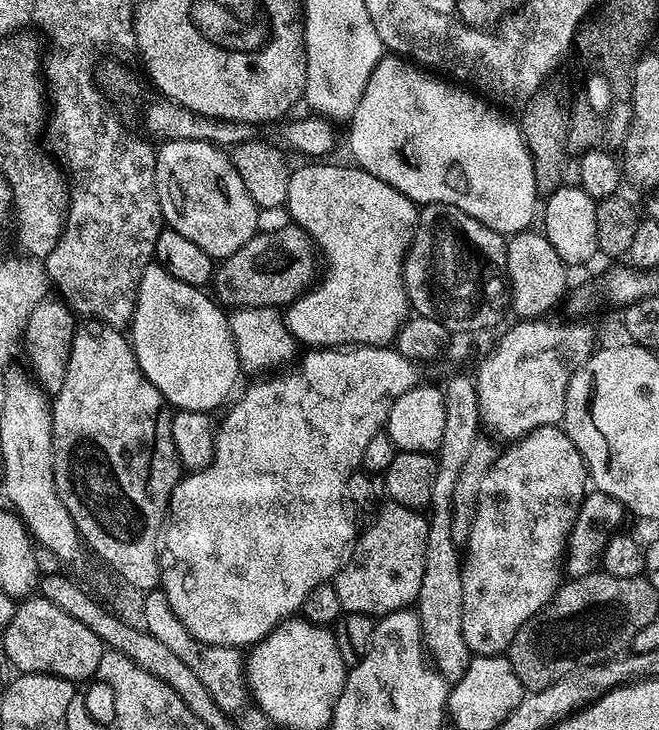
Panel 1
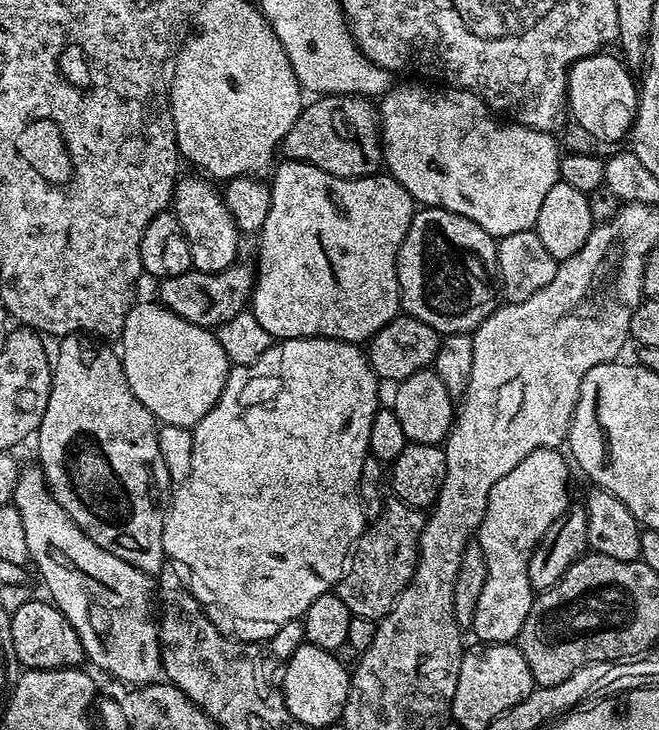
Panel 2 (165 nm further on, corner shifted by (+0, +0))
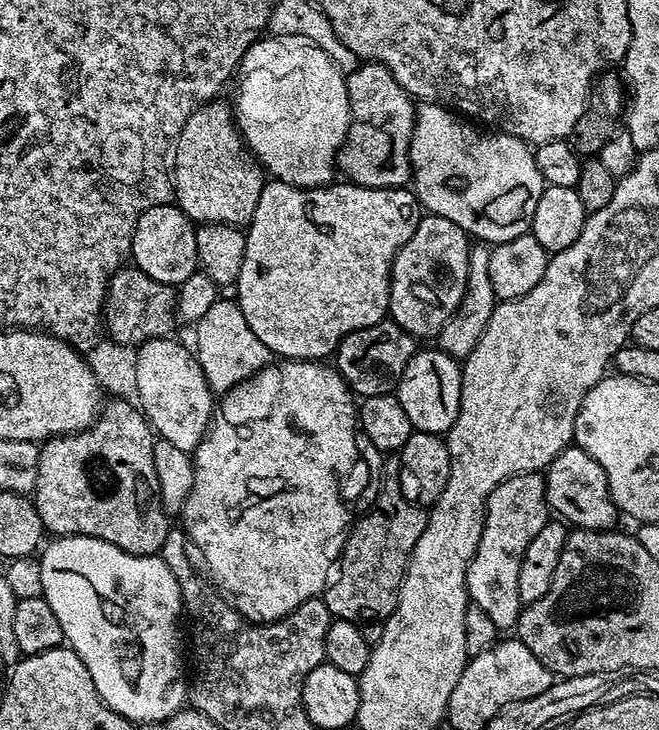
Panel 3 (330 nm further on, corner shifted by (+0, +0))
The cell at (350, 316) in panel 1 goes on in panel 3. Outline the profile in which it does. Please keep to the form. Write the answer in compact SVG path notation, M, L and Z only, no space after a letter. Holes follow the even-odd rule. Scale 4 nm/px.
M269 179L258 198L258 206L246 225L246 254L242 258L242 274L234 285L234 299L239 304L250 330L258 334L258 342L266 346L273 357L285 360L323 361L335 353L336 347L354 330L366 330L388 316L388 299L392 285L392 263L402 246L410 242L418 226L422 209L415 191L403 188L363 188L351 182L331 182L321 188L296 188L278 179Z

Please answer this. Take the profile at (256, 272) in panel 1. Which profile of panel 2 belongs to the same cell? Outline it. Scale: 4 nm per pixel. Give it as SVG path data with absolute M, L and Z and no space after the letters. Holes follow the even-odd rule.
M235 262L218 273L202 273L190 270L181 276L170 276L159 281L159 303L163 304L186 322L194 322L194 326L202 326L215 330L220 325L230 322L239 312L245 311L252 299L254 272L242 262Z

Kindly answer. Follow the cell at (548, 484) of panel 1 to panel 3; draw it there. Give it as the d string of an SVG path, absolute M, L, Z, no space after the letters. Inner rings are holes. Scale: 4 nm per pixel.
M540 472L512 476L490 494L488 510L484 513L482 538L478 538L478 550L468 564L466 586L469 601L490 617L497 630L516 627L522 607L518 598L518 569L522 566L522 554L526 554L530 538L534 538L534 534L538 534L549 519L550 509L544 499L544 478Z

